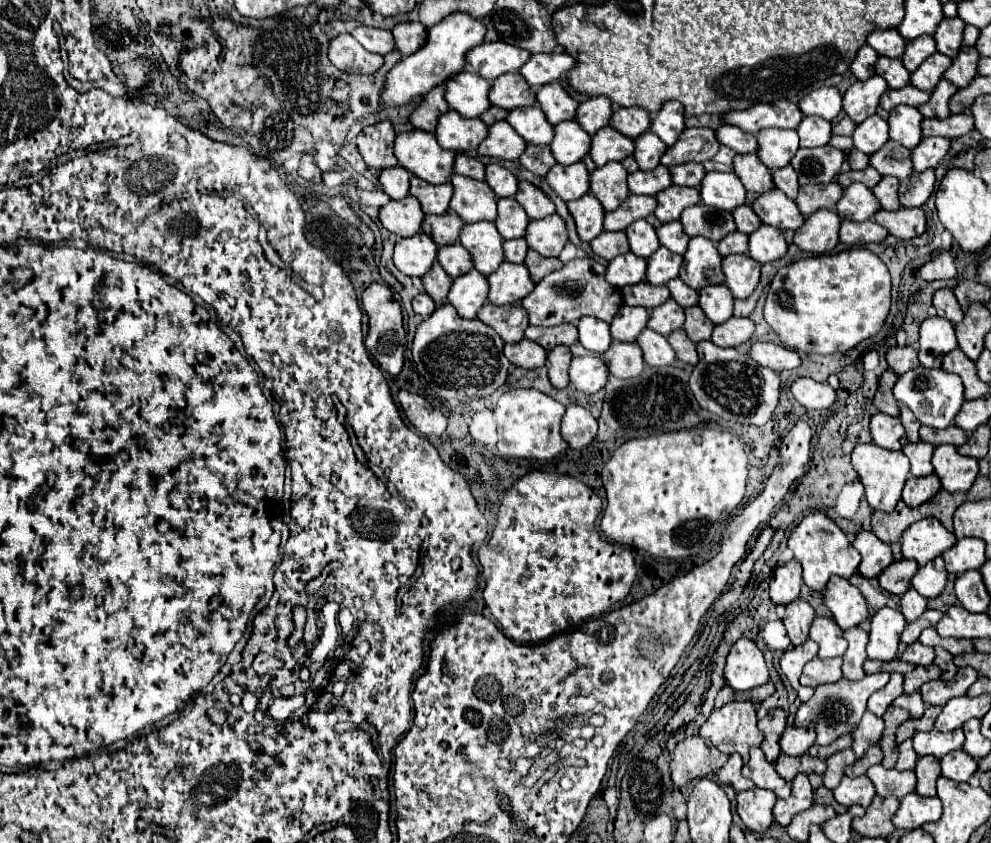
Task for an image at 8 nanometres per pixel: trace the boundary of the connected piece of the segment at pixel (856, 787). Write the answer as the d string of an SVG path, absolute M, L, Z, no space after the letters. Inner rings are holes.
M844 776L840 786L834 790L834 798L846 808L850 808L854 804L868 808L874 796L876 796L876 788L868 780L868 776L858 776L858 778Z

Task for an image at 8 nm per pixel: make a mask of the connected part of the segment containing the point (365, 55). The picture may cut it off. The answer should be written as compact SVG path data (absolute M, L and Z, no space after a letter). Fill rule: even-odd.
M340 34L332 40L328 58L336 68L350 74L374 74L384 64L382 54L368 52L350 34Z

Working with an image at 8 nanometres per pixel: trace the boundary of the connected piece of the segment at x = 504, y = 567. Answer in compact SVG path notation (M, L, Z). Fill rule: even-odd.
M530 472L502 498L498 524L492 538L478 550L478 562L484 578L484 602L502 626L502 632L518 644L536 644L554 634L578 626L582 620L608 612L616 602L624 600L636 578L634 556L626 546L608 542L596 528L602 500L580 480L562 474Z

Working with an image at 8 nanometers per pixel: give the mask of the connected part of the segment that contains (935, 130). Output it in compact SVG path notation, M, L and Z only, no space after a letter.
M952 114L948 120L926 118L922 122L922 134L924 136L944 136L944 138L956 140L956 138L966 136L972 130L974 130L972 114Z

